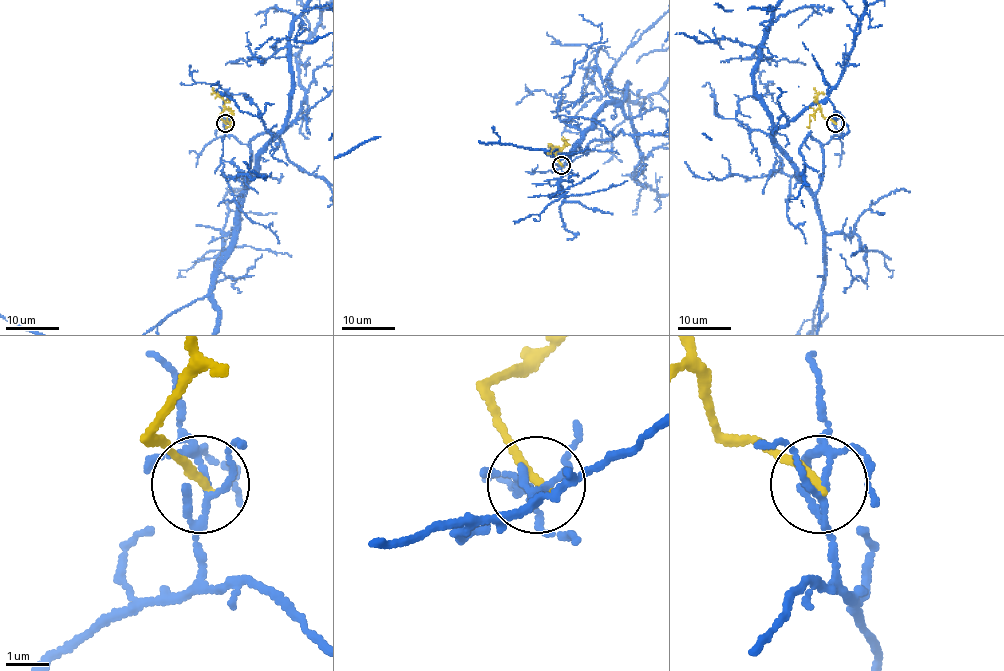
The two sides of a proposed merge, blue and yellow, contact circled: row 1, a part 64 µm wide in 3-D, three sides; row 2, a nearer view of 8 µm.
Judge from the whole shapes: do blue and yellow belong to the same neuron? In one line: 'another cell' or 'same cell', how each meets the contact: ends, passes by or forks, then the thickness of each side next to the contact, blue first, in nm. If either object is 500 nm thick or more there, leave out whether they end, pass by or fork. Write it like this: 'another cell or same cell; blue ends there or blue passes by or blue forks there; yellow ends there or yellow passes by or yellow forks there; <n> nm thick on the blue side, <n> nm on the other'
another cell; blue forks there; yellow ends there; 130 nm thick on the blue side, 200 nm on the other

